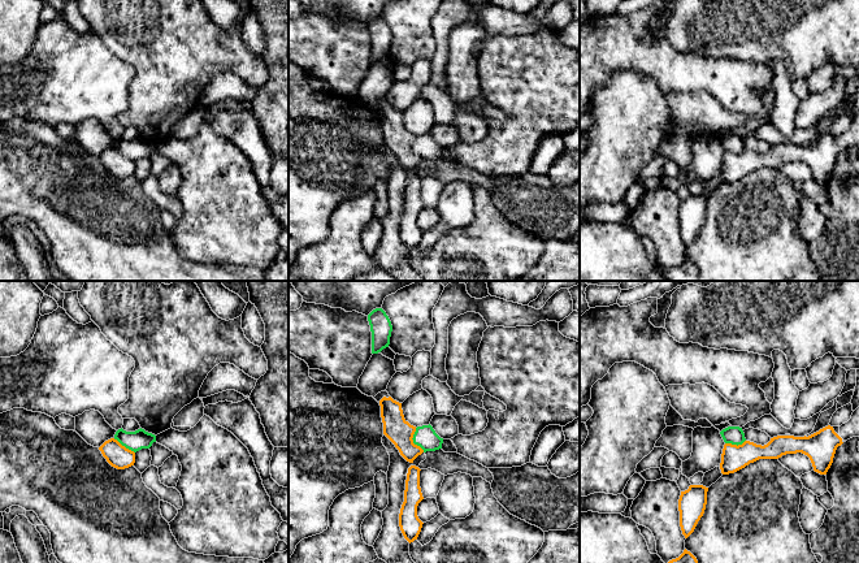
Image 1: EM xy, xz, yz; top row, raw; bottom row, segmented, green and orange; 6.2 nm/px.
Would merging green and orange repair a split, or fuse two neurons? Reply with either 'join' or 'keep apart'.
keep apart

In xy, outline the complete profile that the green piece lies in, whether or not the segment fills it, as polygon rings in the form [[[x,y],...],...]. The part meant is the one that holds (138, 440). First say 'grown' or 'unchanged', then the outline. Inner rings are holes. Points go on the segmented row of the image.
unchanged; [[[121,428],[116,432],[114,439],[126,449],[136,452],[142,449],[149,449],[152,443],[156,442],[156,436],[142,428],[135,432],[126,432]]]

